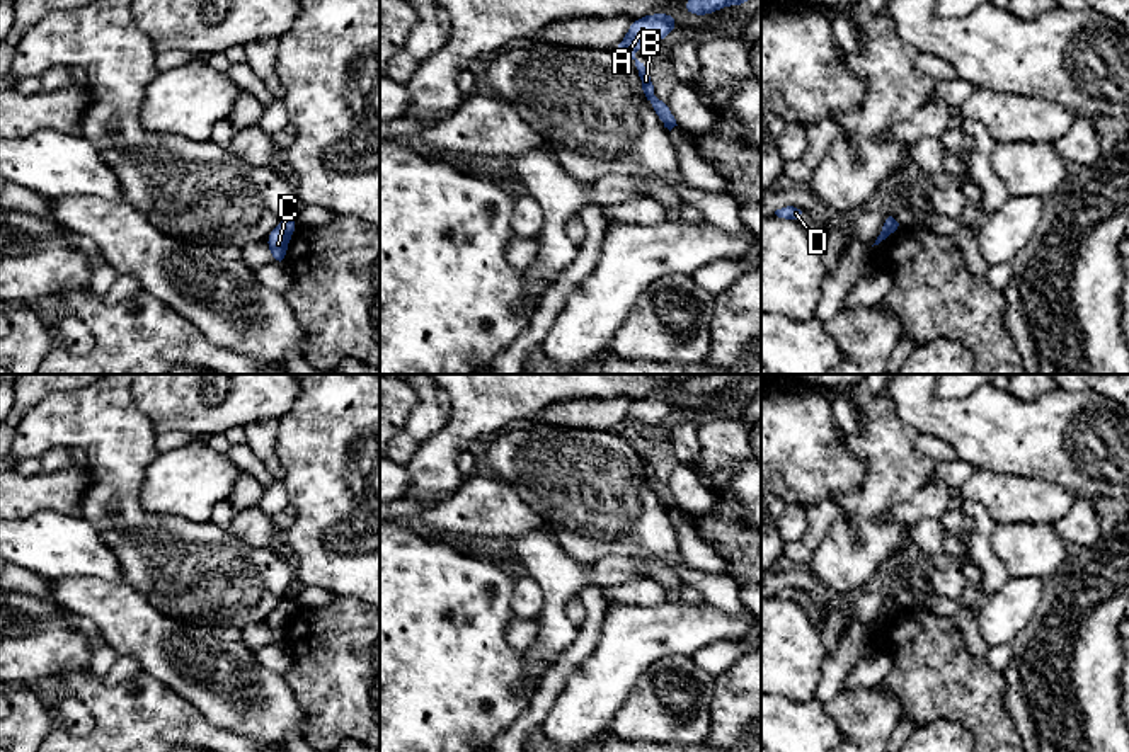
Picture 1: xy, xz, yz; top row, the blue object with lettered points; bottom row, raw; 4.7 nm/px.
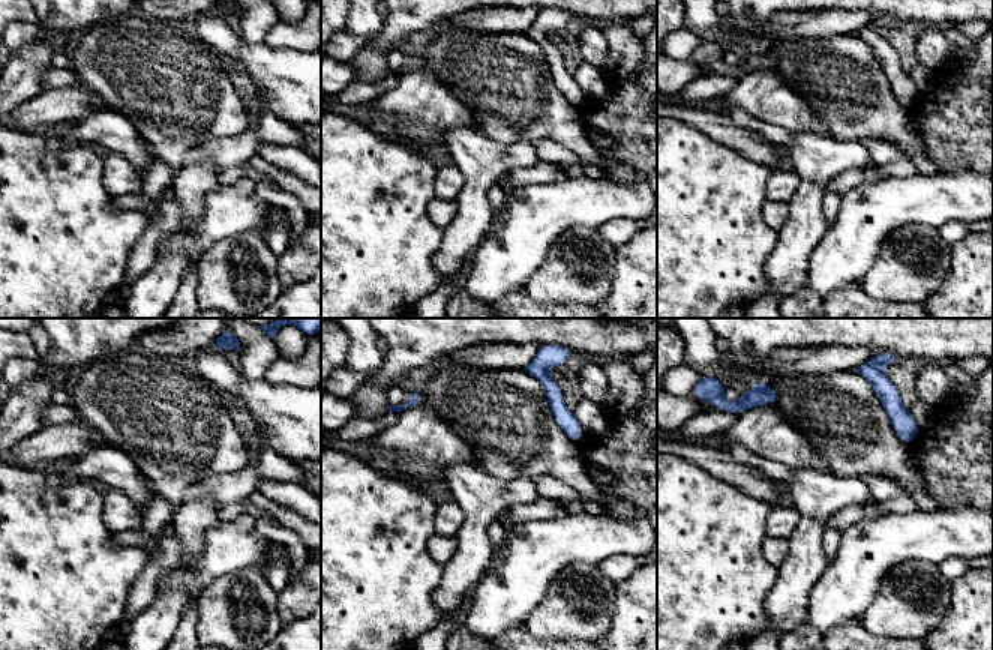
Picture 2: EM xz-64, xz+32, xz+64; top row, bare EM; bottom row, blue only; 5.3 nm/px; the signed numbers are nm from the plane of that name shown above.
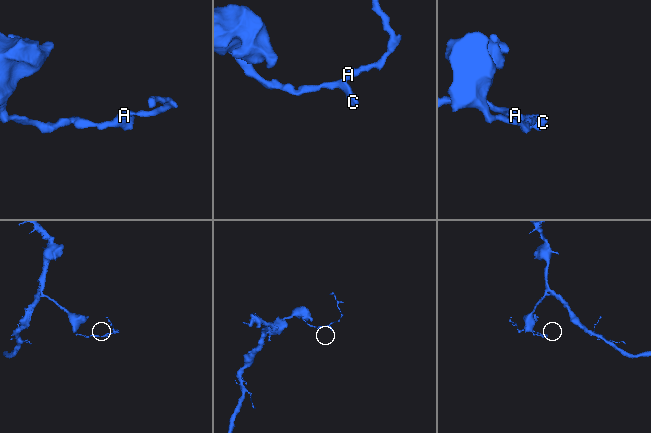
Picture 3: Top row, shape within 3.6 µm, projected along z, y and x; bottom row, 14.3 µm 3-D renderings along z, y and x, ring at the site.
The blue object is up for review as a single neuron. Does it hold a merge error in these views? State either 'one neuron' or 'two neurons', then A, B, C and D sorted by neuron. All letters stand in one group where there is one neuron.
one neuron; A B C D

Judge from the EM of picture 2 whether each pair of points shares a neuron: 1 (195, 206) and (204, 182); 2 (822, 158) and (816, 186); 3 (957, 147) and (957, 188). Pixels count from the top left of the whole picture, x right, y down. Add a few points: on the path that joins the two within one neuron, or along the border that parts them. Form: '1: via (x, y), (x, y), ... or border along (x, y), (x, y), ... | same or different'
1: via (195, 200), (198, 188) | same
2: via (816, 165), (816, 179) | same
3: border along (939, 168), (972, 168), (977, 171) | different

